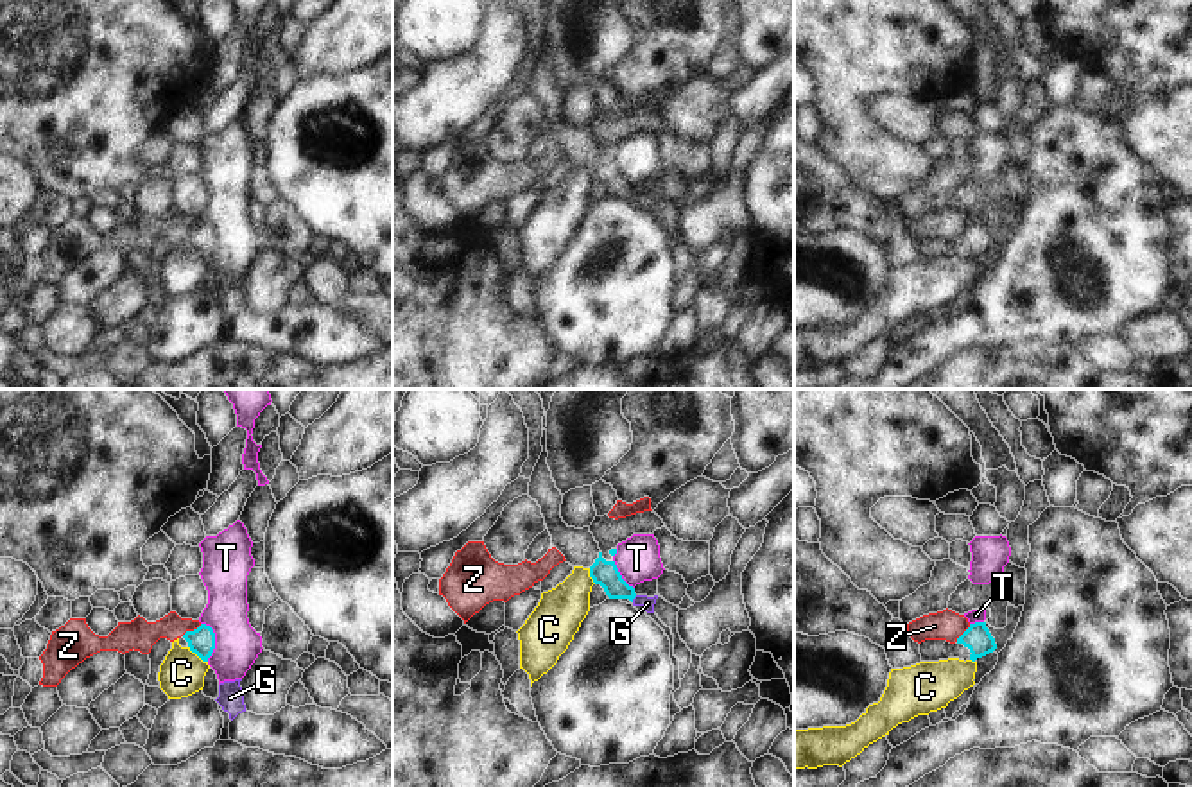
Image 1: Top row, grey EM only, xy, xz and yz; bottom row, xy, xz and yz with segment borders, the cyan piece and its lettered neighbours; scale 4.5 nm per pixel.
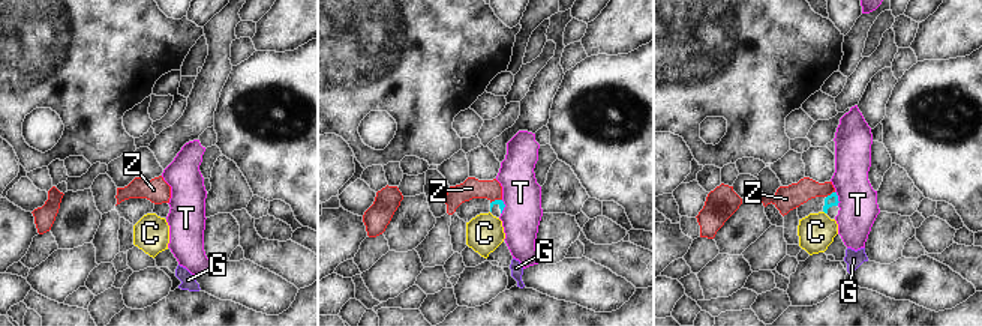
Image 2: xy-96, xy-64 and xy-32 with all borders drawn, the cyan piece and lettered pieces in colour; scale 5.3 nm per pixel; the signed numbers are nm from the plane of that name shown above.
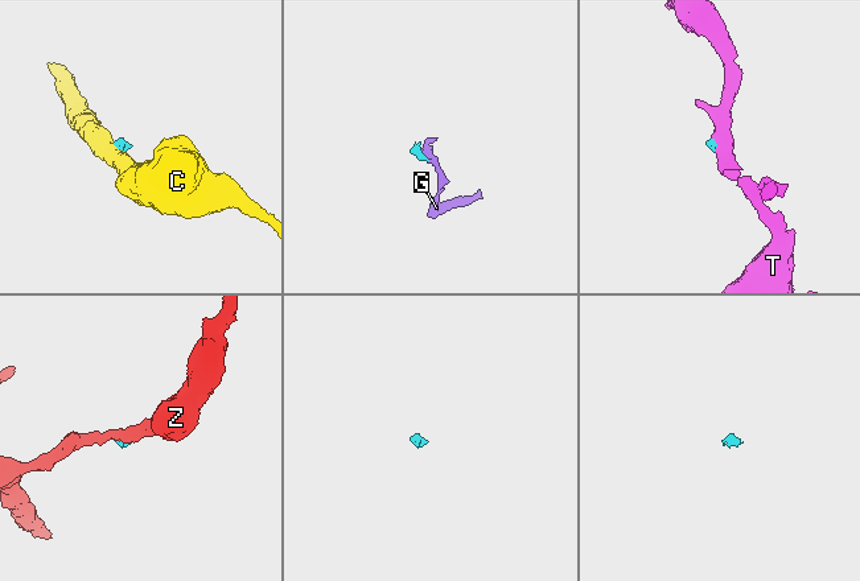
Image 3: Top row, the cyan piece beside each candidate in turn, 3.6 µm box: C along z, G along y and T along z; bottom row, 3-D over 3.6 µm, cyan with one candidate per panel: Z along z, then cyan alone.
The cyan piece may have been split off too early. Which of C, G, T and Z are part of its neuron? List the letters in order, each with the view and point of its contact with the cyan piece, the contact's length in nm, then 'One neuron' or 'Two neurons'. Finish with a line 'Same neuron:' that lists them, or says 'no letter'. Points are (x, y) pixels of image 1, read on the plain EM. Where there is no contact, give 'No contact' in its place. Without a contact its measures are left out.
C: Touches cyan at xy (198, 253). Shared border 120 nm. Two neurons
G: Touches cyan at xz (633, 196). Shared border 40 nm. One neuron
T: Touches cyan at xy (214, 239). Shared border 180 nm. Two neurons
Z: Touches cyan at xy (190, 230). Shared border 110 nm. Two neurons
Same neuron: G

